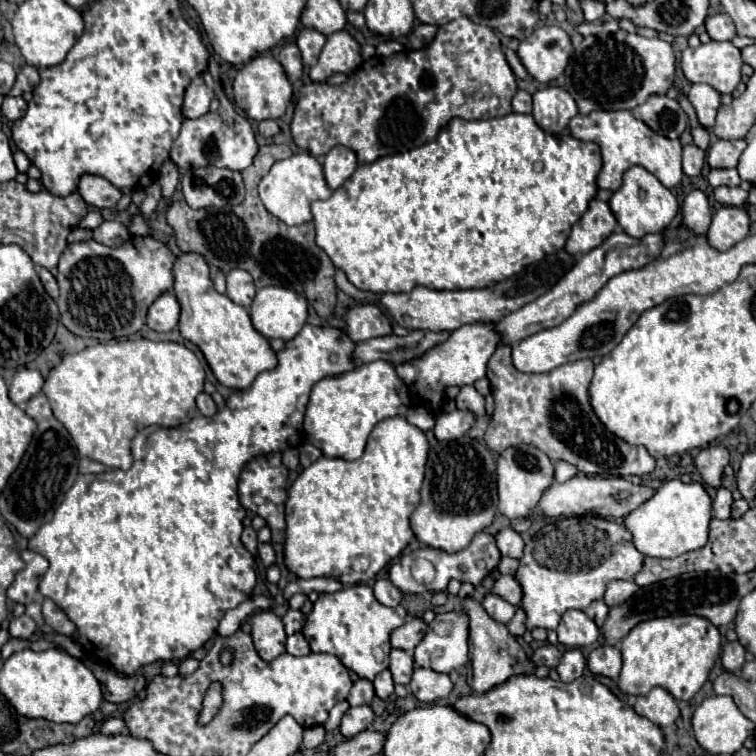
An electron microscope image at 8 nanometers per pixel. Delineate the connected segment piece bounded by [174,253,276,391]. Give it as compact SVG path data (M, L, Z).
M186 253L178 257L174 263L174 277L176 299L182 307L180 333L184 339L200 347L212 373L224 387L244 391L252 385L258 373L276 367L276 351L270 347L268 339L252 327L248 311L212 287L208 265L202 255Z

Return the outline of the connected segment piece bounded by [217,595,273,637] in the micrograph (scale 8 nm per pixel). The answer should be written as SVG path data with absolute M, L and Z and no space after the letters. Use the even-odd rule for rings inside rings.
M252 596L237 608L227 611L219 622L217 629L221 636L230 636L239 628L242 621L256 609L268 609L272 605L272 598L266 596Z

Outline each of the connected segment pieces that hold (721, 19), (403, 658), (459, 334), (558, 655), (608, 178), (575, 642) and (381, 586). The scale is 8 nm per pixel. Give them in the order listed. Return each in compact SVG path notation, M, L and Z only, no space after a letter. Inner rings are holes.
M724 13L710 15L706 19L706 31L714 41L732 41L732 37L736 35L736 27L734 27L732 19Z
M392 649L390 653L390 673L394 677L394 683L408 685L414 671L414 659L402 649Z
M470 323L464 325L456 331L450 333L450 337L442 343L436 345L434 349L430 349L428 353L424 353L422 357L410 361L410 363L402 363L396 367L398 375L404 379L404 383L410 389L412 399L426 403L430 401L430 409L438 411L440 403L442 403L442 391L448 385L474 385L474 381L482 379L486 375L486 365L488 359L492 357L492 353L496 351L496 347L500 345L500 333L494 329L494 323Z
M546 643L546 645L542 645L540 649L536 649L536 651L534 651L532 659L534 659L538 665L556 667L556 665L560 663L560 659L562 659L562 651L560 651L558 647L554 647L554 645Z
M592 111L588 115L576 115L570 121L570 131L580 141L596 141L602 151L602 171L598 175L598 187L616 191L620 189L622 175L628 167L642 165L652 171L664 187L676 187L682 181L682 143L680 139L668 139L656 135L646 123L634 119L630 111Z
M570 609L562 615L562 621L560 621L556 633L558 633L558 641L566 647L592 645L600 635L596 623L592 619L588 619L588 615L584 615L584 611L574 611L574 609Z
M378 579L374 585L374 595L386 607L396 607L402 601L402 591L390 579Z

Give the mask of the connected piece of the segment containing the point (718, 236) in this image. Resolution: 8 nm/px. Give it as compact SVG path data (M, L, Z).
M720 207L708 229L708 243L712 243L718 251L728 251L728 247L734 247L740 239L746 239L748 233L750 219L744 207Z

